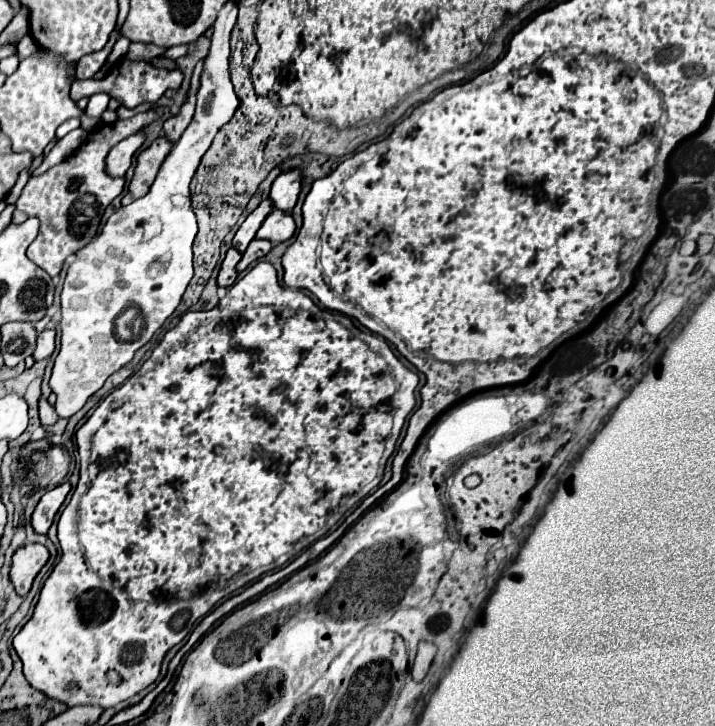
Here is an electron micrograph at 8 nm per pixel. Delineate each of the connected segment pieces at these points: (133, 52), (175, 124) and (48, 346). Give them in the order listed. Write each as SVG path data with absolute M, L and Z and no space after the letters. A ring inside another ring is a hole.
M131 43L131 47L129 47L129 53L125 55L125 57L129 57L129 59L137 59L137 61L151 61L153 57L157 57L157 55L161 55L165 49L159 49L159 47L155 45L143 45L143 43Z
M203 61L197 63L195 71L193 71L193 79L191 79L191 89L189 89L189 97L185 101L185 105L181 107L181 113L167 119L165 125L163 125L163 131L165 131L165 139L171 141L173 145L177 143L177 139L181 139L183 131L189 127L191 119L193 119L193 111L195 111L195 95L197 95L197 89L199 89L199 75L203 71Z
M45 329L37 337L37 349L35 349L33 357L39 361L45 357L51 357L53 351L55 351L55 329Z

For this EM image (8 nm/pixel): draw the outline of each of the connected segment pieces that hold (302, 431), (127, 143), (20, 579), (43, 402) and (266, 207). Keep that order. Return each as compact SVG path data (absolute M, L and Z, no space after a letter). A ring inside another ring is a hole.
M259 261L241 281L237 281L217 307L209 311L187 311L181 321L167 331L141 369L121 387L113 389L77 431L81 479L59 519L59 543L63 555L41 589L33 617L13 639L13 647L23 661L27 681L37 691L43 691L47 697L69 707L91 703L101 705L103 709L129 701L149 687L159 677L161 661L167 651L181 643L193 631L195 623L199 623L221 599L297 557L299 551L325 536L361 497L363 500L379 485L407 415L416 405L418 383L418 374L409 371L393 355L383 337L363 331L355 335L345 325L335 321L333 313L319 309L305 293L281 287L277 271L267 261ZM229 321L241 323L233 325ZM321 337L329 337L329 347L321 347ZM248 402L249 410L242 411ZM260 414L264 414L265 419L257 419Z
M137 133L133 137L127 137L125 141L117 143L107 155L107 173L117 175L117 177L125 175L127 169L131 167L131 159L133 159L135 151L143 145L143 141L145 141L145 133Z
M29 543L13 553L11 581L19 595L27 595L33 579L49 559L49 549L41 543Z
M43 397L39 399L39 417L41 417L41 425L53 425L59 419L53 405L49 405L47 399Z
M263 199L263 201L259 203L259 207L243 221L243 225L237 229L237 233L235 233L235 237L233 237L233 247L235 247L239 253L243 253L243 251L247 249L247 245L253 241L257 229L261 227L261 223L265 221L265 217L267 217L271 211L273 211L273 201L271 201L271 199Z

